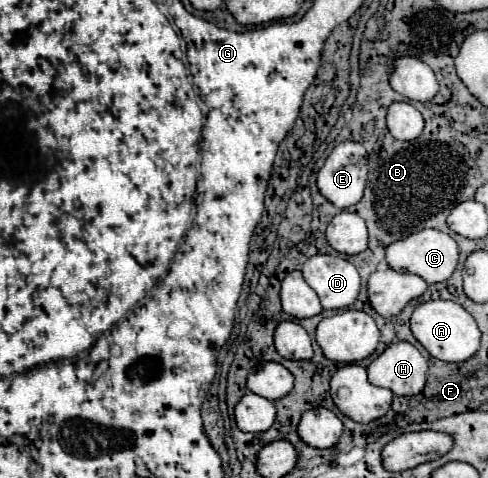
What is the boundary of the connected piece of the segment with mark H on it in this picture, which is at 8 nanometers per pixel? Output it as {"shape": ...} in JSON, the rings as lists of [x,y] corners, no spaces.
{"shape":[[[397,341],[391,343],[369,367],[369,381],[377,387],[387,387],[391,389],[395,395],[403,397],[403,395],[417,395],[423,391],[425,387],[425,379],[427,379],[427,359],[419,353],[417,347],[413,347],[407,341]]]}

